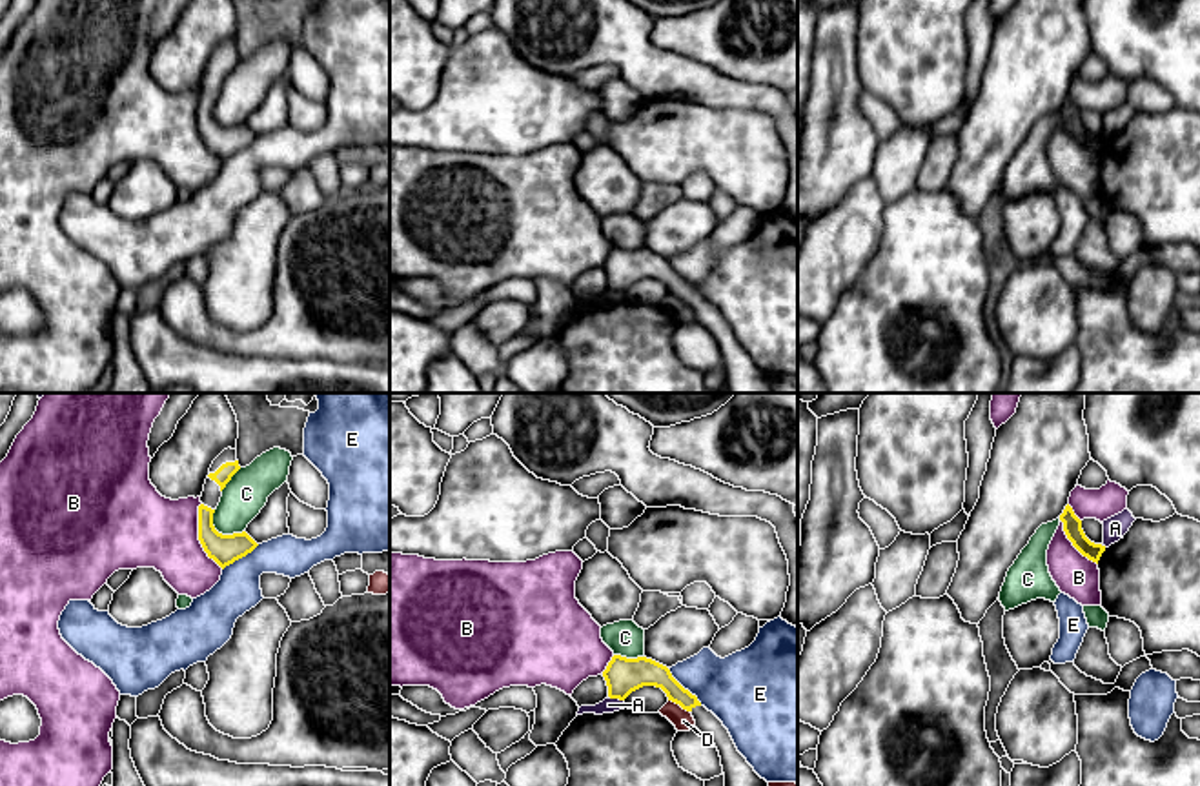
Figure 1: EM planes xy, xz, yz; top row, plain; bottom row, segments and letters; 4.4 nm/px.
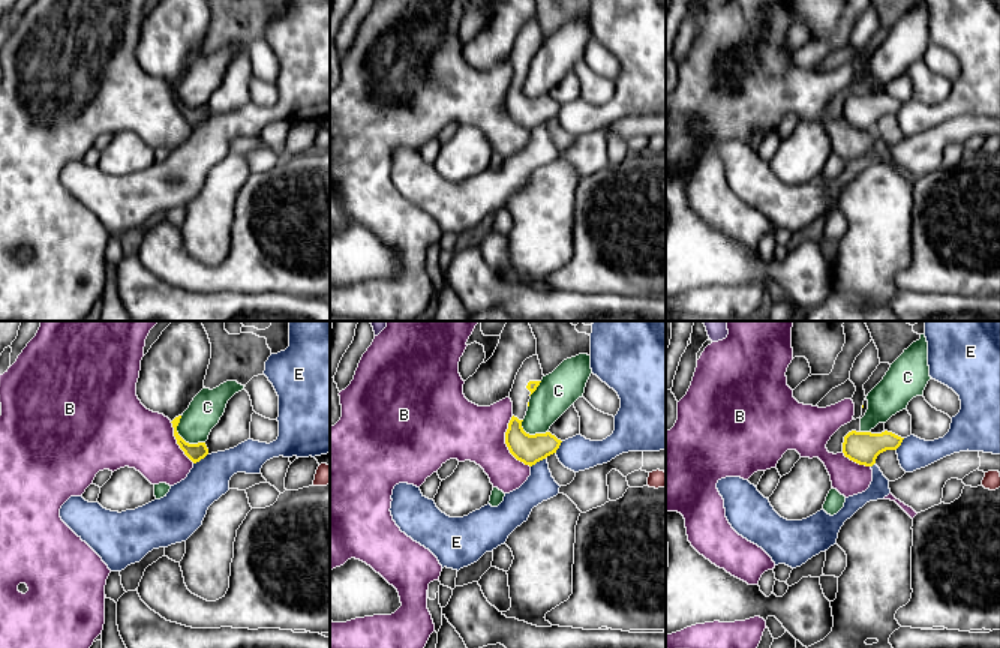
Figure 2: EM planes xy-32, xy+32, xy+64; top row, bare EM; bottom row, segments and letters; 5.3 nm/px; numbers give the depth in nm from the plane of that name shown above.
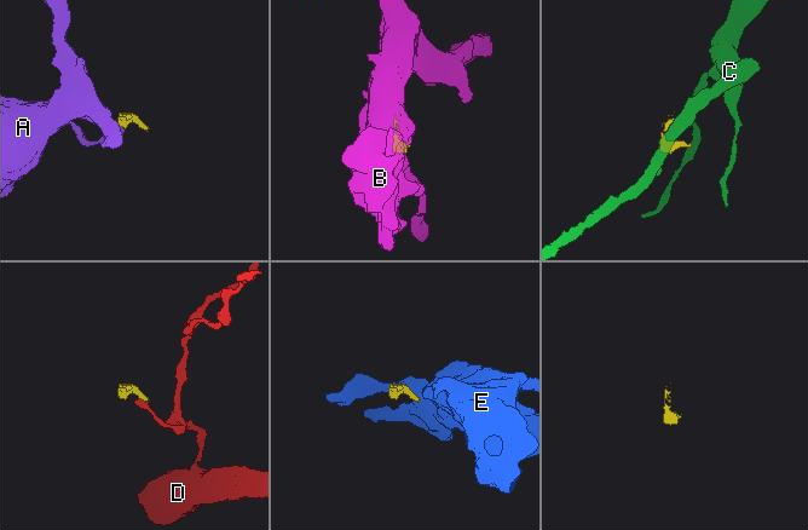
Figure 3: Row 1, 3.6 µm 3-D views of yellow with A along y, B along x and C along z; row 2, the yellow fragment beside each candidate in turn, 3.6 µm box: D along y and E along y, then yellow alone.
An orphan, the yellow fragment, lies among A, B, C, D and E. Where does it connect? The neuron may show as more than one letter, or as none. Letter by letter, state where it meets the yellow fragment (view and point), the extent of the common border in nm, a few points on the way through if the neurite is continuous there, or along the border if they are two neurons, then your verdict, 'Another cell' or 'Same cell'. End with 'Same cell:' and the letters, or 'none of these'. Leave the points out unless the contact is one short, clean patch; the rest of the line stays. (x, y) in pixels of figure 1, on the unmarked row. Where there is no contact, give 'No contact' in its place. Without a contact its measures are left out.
A: Touches yellow at xz (616, 290). Shared border 80 nm. Boundary: xz (609, 288), (623, 293). Another cell
B: Touches yellow at xy (199, 130). Shared border 320 nm. Boundary: xy (201, 95), (199, 135), (223, 161). Another cell
C: Touches yellow at xy (221, 126). Shared border 170 nm. Boundary: xy (213, 102), (213, 119), (219, 124), (243, 124). Another cell
D: Touches yellow at xz (680, 297). Shared border 110 nm. Boundary: xz (669, 292), (689, 304). Another cell
E: Touches yellow at xz (683, 281). Shared border 220 nm. Boundary: xz (667, 261), (701, 297). Another cell
Same cell: none of these

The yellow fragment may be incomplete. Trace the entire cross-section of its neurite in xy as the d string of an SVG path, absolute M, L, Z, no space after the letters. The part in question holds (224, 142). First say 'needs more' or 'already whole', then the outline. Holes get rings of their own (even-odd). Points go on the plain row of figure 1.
needs more; M224 42L211 56L198 98L198 133L222 162L251 146L259 136L246 126L222 127L213 118L213 106L220 95L222 82L240 62L237 42Z

